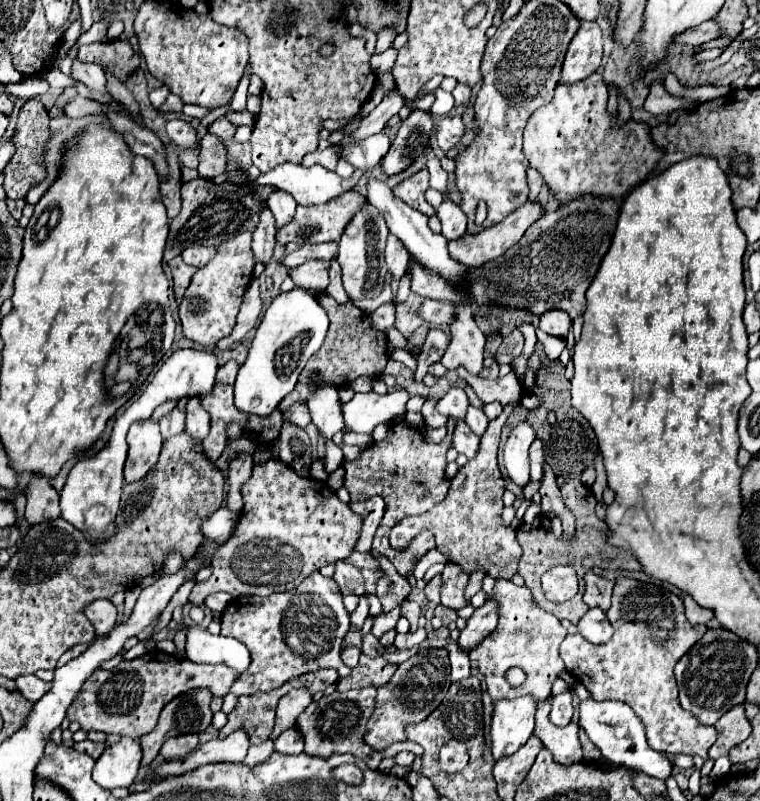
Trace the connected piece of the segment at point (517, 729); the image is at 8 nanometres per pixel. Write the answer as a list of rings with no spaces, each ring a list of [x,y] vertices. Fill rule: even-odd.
[[[525,695],[495,703],[491,723],[491,753],[495,759],[509,757],[527,743],[535,727],[535,699]]]

